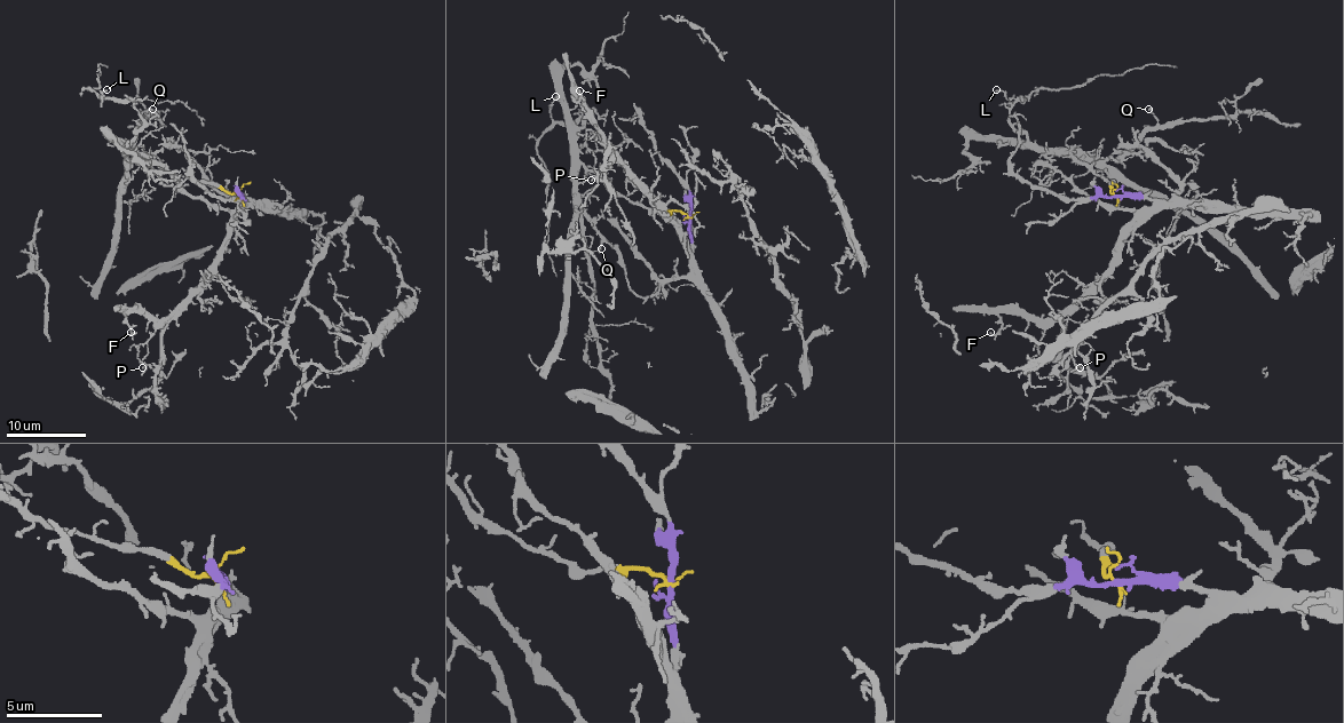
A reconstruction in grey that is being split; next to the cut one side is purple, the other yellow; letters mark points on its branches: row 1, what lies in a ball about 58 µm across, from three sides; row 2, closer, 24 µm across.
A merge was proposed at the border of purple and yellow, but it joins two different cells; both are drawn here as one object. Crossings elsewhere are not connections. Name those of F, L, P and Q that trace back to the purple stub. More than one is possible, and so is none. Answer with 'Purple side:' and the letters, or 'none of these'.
Purple side: F, P

